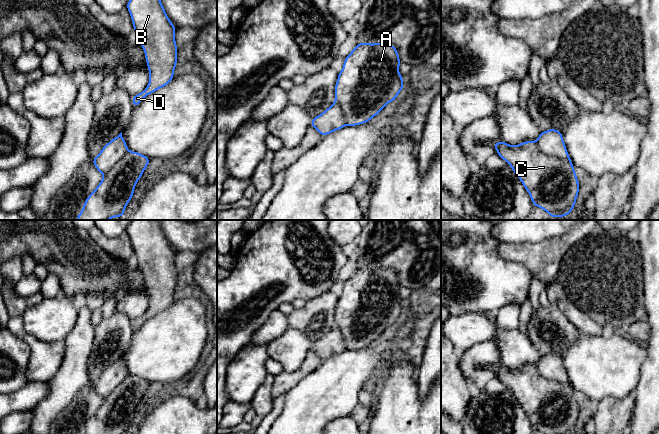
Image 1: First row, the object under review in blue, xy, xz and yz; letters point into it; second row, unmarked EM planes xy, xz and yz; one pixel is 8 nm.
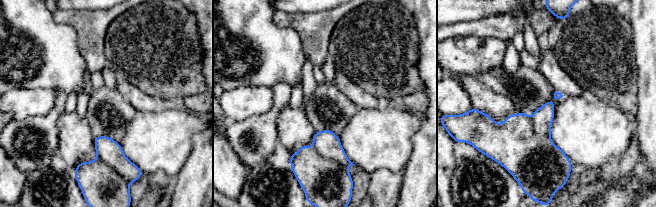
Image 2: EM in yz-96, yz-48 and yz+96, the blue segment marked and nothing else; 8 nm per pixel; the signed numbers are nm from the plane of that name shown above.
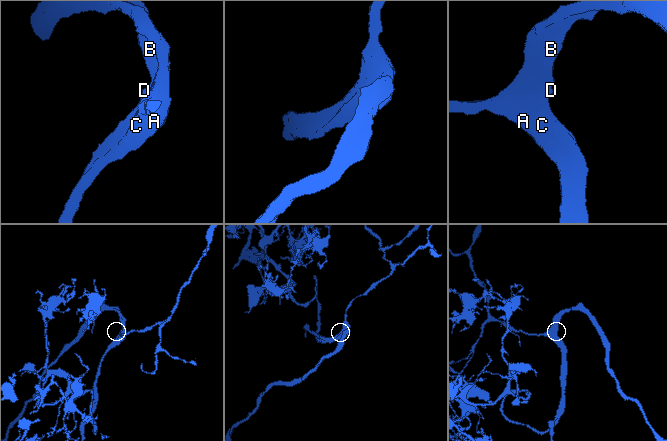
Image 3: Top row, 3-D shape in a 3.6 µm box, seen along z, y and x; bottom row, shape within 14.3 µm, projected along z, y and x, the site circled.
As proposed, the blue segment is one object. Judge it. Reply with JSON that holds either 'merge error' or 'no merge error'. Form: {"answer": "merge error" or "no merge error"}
{"answer": "no merge error"}

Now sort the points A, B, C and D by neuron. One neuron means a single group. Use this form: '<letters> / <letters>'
A B C D

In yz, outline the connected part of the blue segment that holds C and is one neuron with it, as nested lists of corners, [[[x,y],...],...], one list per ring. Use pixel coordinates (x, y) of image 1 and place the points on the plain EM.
[[[559,354],[540,356],[536,365],[513,370],[501,364],[492,370],[520,403],[533,430],[543,434],[574,433],[579,405]]]

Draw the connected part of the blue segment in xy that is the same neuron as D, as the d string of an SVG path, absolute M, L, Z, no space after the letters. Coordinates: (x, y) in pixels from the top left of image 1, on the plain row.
M132 220L128 233L138 266L144 274L149 293L149 308L131 322L133 331L174 302L177 289L176 251L166 239L159 220Z

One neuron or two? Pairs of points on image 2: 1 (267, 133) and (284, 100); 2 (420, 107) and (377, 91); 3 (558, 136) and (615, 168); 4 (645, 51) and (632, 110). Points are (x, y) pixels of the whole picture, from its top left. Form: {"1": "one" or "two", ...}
{"1": "one", "2": "one", "3": "two", "4": "two"}

